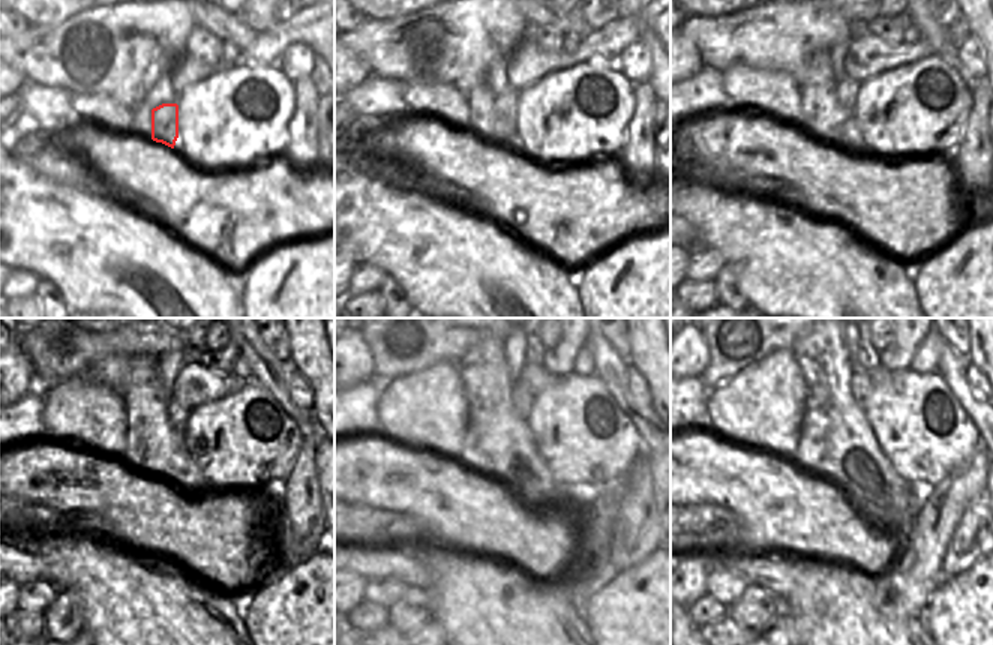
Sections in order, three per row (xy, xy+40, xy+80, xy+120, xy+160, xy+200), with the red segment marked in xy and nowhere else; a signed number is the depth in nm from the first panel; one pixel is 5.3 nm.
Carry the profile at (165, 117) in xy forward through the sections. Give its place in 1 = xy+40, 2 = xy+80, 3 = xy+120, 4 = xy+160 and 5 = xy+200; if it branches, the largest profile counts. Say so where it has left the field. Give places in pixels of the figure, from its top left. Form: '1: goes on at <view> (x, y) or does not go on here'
1: goes on at xy+40 (506, 105)
2: goes on at xy+80 (846, 89)
3: goes on at xy+120 (177, 416)
4: goes on at xy+160 (521, 398)
5: goes on at xy+200 (861, 380)

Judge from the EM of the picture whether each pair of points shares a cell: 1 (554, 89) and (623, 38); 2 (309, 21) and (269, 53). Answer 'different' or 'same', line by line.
1: different
2: same

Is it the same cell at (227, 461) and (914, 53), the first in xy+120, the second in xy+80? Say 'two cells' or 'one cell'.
two cells

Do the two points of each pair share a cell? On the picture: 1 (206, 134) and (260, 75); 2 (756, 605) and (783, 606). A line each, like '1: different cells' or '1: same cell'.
1: same cell
2: same cell

